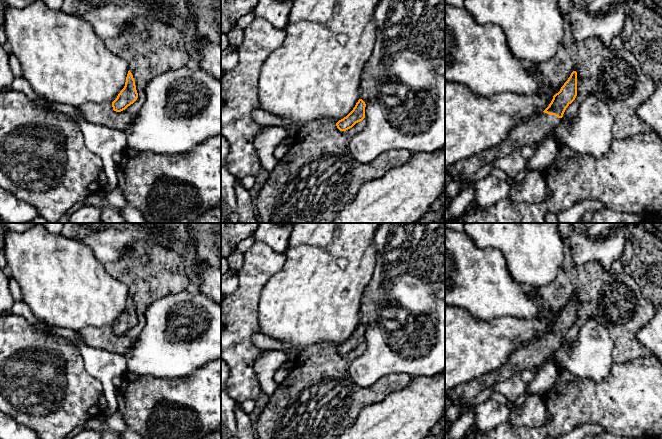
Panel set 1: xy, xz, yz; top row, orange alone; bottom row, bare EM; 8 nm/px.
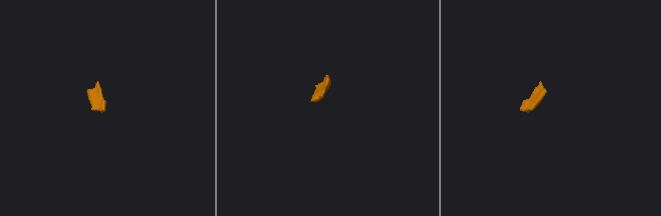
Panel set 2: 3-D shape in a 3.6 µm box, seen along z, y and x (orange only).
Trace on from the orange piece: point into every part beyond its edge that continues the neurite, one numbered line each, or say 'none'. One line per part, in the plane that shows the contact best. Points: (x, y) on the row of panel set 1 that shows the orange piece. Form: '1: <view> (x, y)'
1: yz (541, 126)

